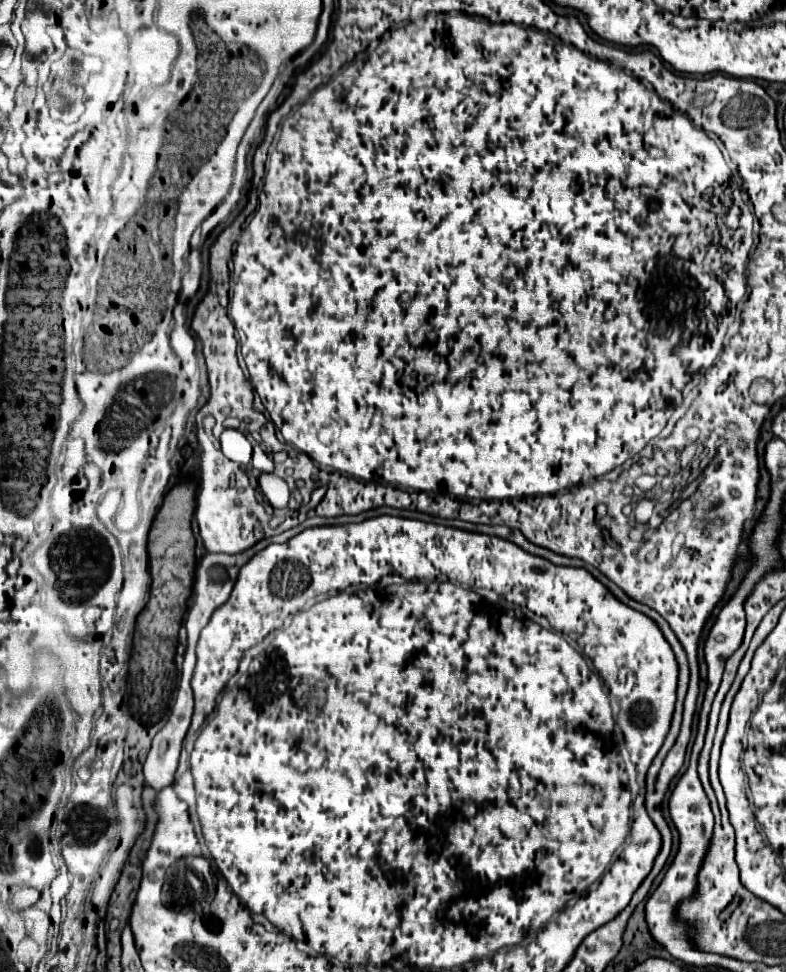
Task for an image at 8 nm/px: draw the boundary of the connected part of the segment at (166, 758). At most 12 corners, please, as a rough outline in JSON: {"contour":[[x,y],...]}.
{"contour":[[186,626],[184,656],[170,720],[144,762],[146,784],[172,784],[192,718],[191,678],[200,628]]}

